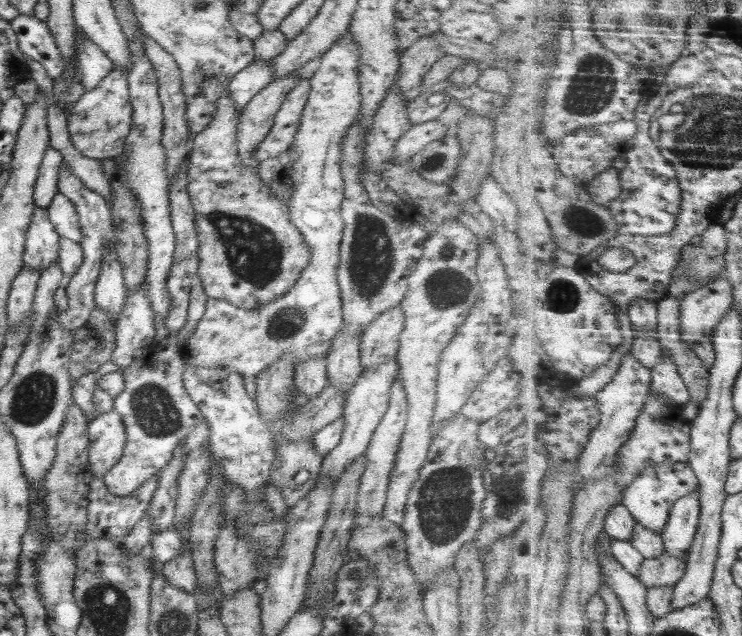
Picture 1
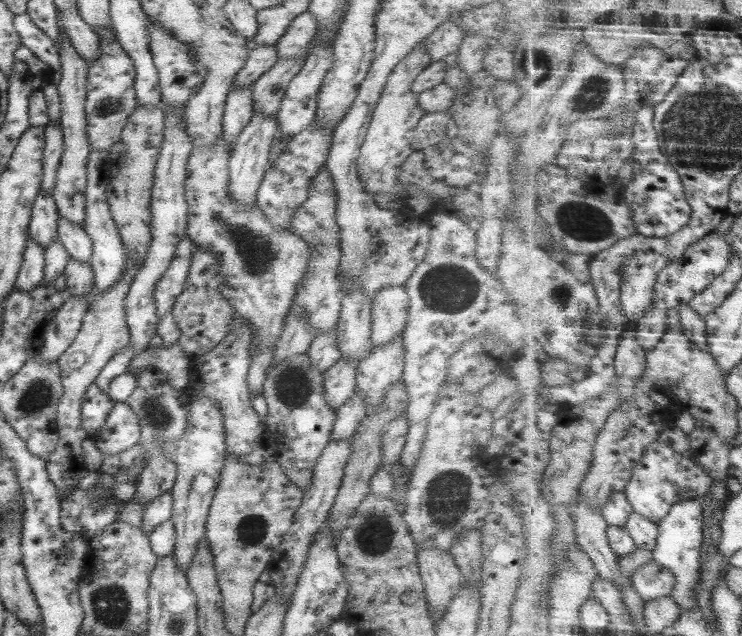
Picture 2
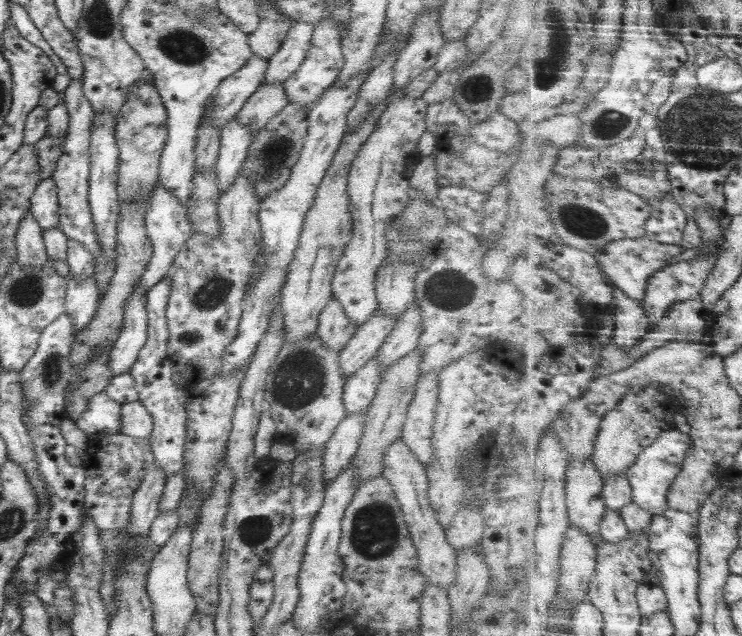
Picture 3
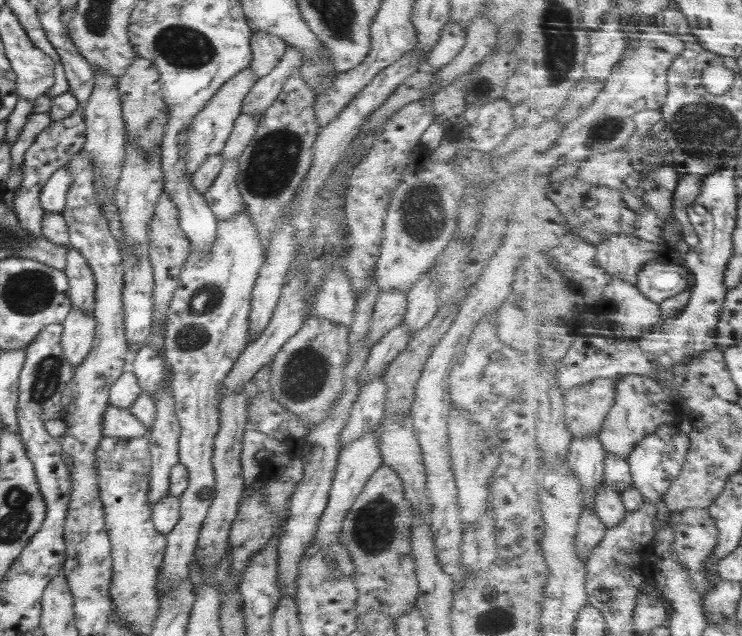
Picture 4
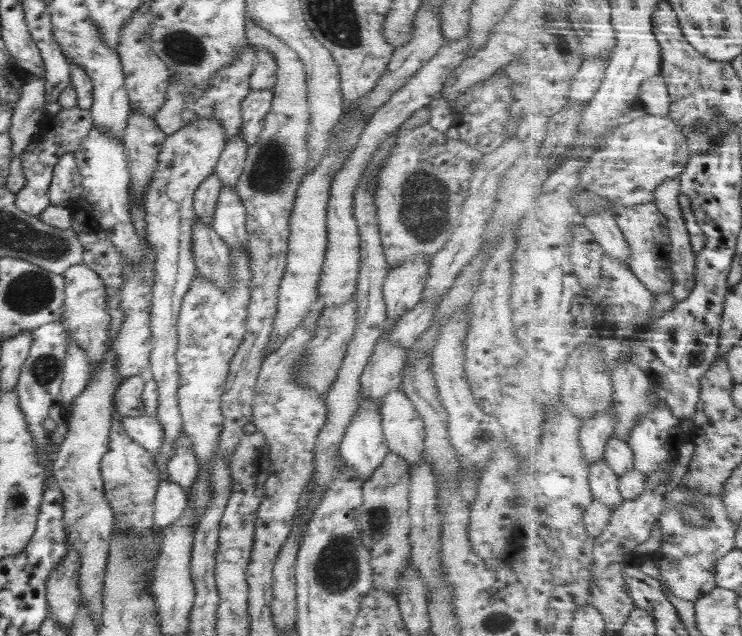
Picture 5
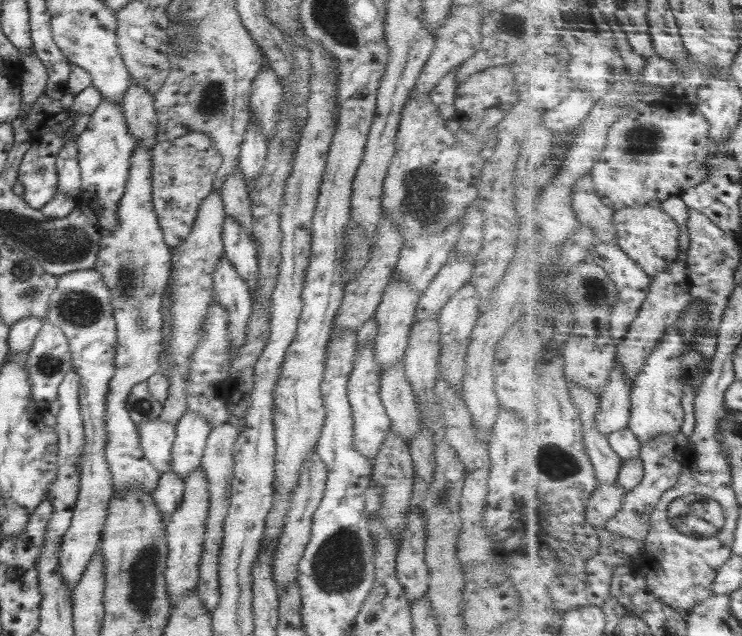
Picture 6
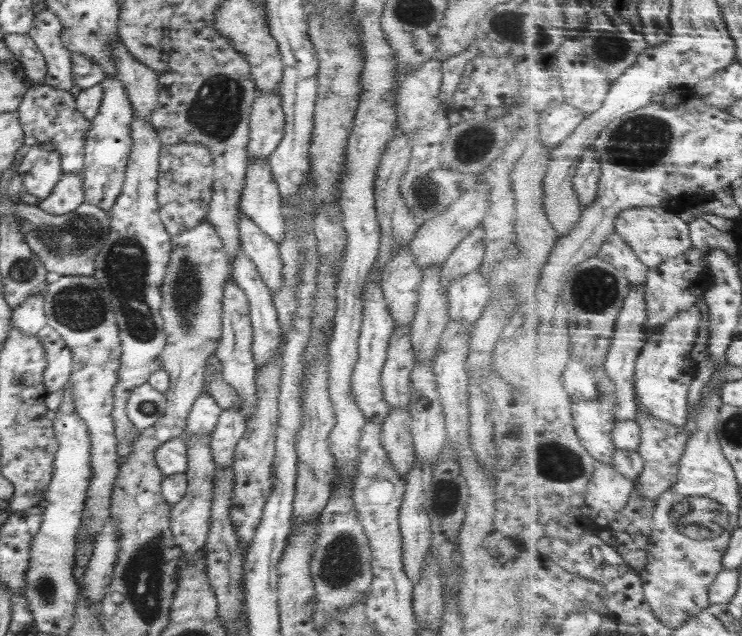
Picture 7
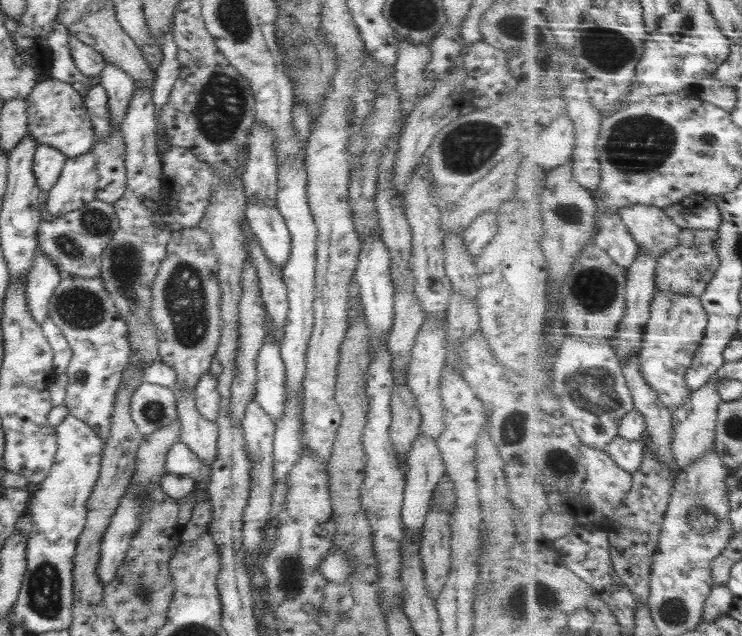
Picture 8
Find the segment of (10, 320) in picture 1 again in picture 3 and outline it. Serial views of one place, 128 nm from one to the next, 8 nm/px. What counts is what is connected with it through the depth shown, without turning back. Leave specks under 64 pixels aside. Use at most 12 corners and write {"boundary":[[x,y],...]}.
{"boundary":[[27,212],[14,258],[23,268],[48,261],[43,230]]}

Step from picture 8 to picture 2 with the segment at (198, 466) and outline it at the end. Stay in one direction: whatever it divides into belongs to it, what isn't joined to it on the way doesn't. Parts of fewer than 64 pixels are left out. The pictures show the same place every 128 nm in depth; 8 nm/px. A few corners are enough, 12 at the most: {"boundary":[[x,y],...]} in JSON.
{"boundary":[[95,383],[81,404],[81,427],[98,436],[114,403]]}

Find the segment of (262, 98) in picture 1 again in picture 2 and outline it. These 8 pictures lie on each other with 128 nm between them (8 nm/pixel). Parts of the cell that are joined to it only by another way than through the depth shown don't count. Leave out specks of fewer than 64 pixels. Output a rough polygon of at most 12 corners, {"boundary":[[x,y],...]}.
{"boundary":[[253,114],[230,154],[228,190],[256,205],[277,122]]}

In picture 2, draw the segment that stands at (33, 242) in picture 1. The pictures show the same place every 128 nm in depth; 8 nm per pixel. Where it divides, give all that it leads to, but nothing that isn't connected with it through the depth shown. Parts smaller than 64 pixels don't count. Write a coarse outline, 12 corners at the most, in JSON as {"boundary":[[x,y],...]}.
{"boundary":[[40,190],[29,220],[29,238],[48,249],[57,240],[53,195]]}

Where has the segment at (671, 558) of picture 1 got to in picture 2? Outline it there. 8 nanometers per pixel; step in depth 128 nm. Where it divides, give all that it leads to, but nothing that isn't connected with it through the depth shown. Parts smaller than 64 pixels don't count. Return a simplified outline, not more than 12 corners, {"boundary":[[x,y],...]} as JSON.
{"boundary":[[656,560],[633,581],[646,604],[671,596],[677,574]]}

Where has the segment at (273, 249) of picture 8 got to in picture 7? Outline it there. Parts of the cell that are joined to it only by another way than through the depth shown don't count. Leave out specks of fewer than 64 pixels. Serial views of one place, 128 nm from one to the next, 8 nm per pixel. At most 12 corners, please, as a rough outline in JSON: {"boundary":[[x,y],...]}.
{"boundary":[[249,162],[239,208],[277,247],[282,198],[270,165]]}

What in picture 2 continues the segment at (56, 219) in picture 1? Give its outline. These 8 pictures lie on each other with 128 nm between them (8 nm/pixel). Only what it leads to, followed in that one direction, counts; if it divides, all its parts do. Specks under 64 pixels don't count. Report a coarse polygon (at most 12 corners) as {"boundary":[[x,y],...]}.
{"boundary":[[57,220],[57,240],[69,258],[90,264],[93,244],[72,221]]}

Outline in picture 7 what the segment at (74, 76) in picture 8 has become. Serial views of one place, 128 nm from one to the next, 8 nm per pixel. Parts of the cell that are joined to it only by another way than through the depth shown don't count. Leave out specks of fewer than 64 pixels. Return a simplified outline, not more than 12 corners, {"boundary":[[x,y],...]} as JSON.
{"boundary":[[44,9],[28,35],[47,64],[43,83],[75,91],[60,19]]}

